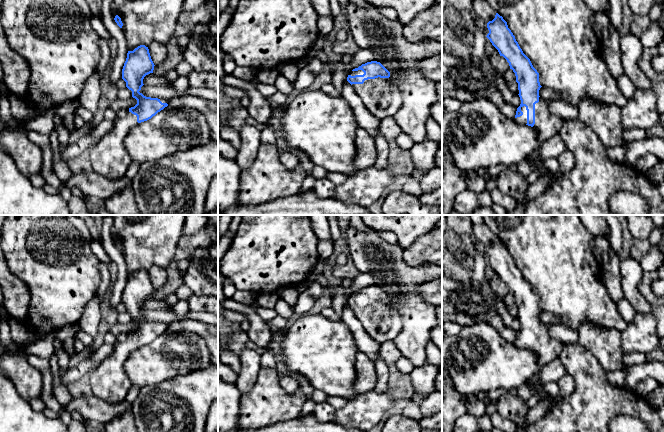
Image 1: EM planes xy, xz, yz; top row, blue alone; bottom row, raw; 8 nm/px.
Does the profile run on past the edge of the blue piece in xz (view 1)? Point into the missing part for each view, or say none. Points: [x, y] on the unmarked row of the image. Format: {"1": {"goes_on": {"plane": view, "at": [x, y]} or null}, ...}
{"1": {"goes_on": {"plane": "xz", "at": [382, 321]}}}

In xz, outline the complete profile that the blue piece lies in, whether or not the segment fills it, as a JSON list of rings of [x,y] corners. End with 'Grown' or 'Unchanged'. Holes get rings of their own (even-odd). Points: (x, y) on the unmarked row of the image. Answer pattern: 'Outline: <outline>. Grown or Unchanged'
Outline: [[[377,285],[362,288],[347,301],[364,330],[379,343],[394,340],[403,327],[402,316],[389,301],[390,296]]]. Grown

